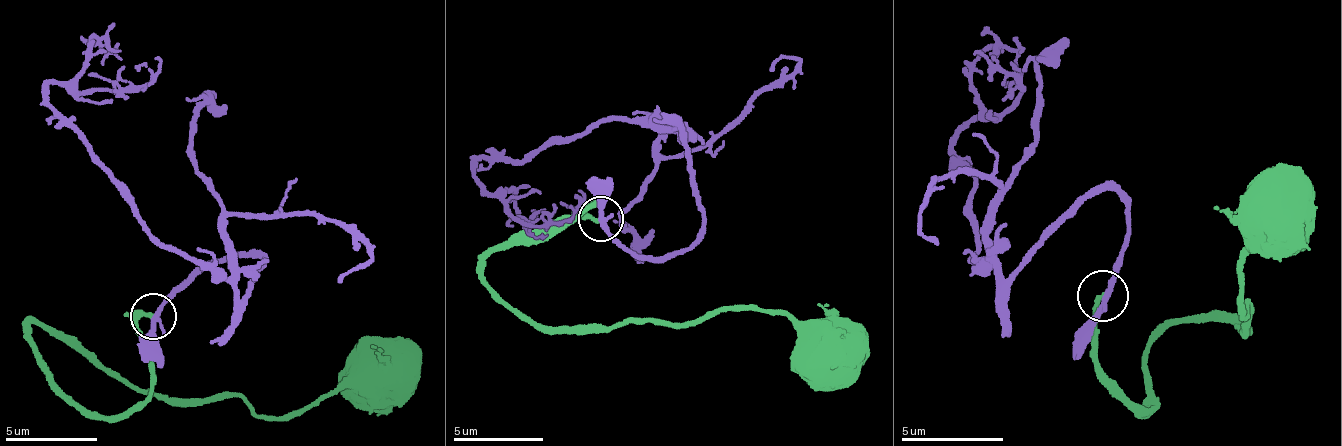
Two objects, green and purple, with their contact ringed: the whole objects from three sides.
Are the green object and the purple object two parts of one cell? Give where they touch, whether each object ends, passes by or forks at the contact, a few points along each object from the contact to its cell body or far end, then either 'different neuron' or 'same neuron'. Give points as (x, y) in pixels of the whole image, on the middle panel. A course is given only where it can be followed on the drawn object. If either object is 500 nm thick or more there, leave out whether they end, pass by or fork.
place (600, 219); green ends; purple passes by; course green (601, 220), (584, 212), (602, 192), (563, 226), (491, 253), (493, 291), (552, 327), (783, 313), (817, 353); course purple (601, 220), (642, 256), (691, 245), (678, 132), (613, 118), (477, 159), (524, 223), (581, 192); different neuron

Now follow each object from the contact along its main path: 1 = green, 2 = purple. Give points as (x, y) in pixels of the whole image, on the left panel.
1: (154, 317), (136, 324), (144, 398), (105, 417), (54, 380), (30, 326), (136, 387), (266, 416), (366, 380)
2: (154, 317), (199, 273), (263, 268), (239, 301), (176, 255), (48, 101), (56, 81), (137, 85), (158, 56)

